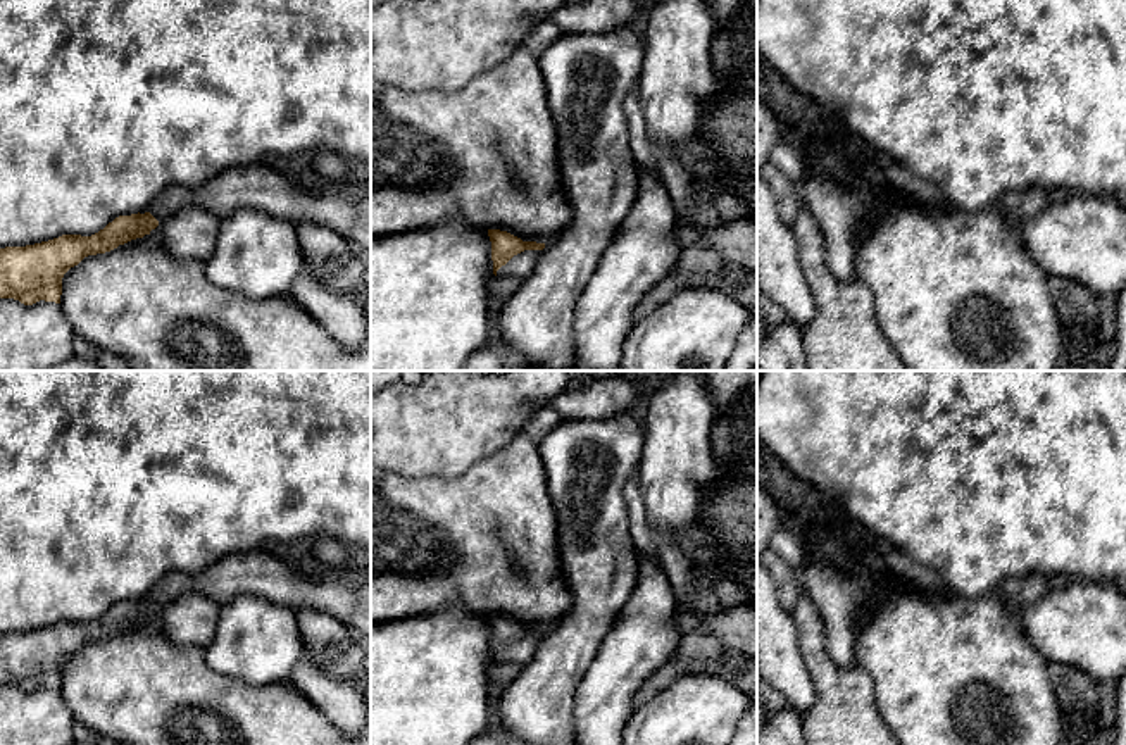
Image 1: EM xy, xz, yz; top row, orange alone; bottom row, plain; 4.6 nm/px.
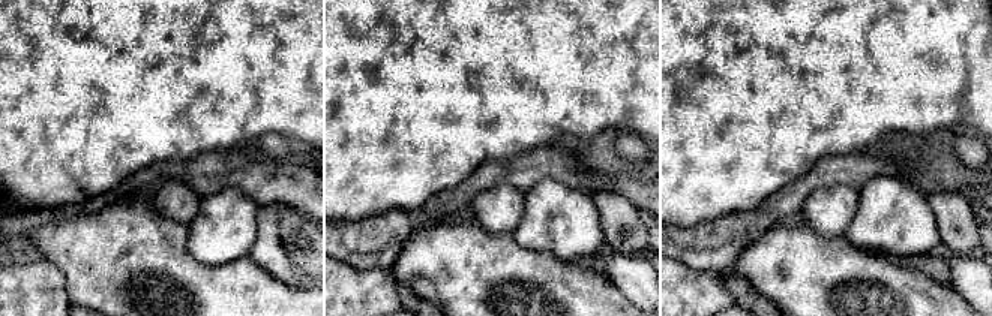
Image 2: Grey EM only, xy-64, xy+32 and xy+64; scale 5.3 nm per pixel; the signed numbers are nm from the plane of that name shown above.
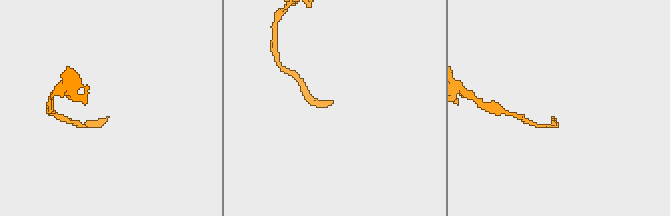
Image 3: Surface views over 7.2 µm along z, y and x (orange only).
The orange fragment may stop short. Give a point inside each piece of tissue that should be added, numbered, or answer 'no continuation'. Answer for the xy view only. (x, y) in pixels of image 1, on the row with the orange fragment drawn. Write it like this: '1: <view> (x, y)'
1: xy (259, 187)

